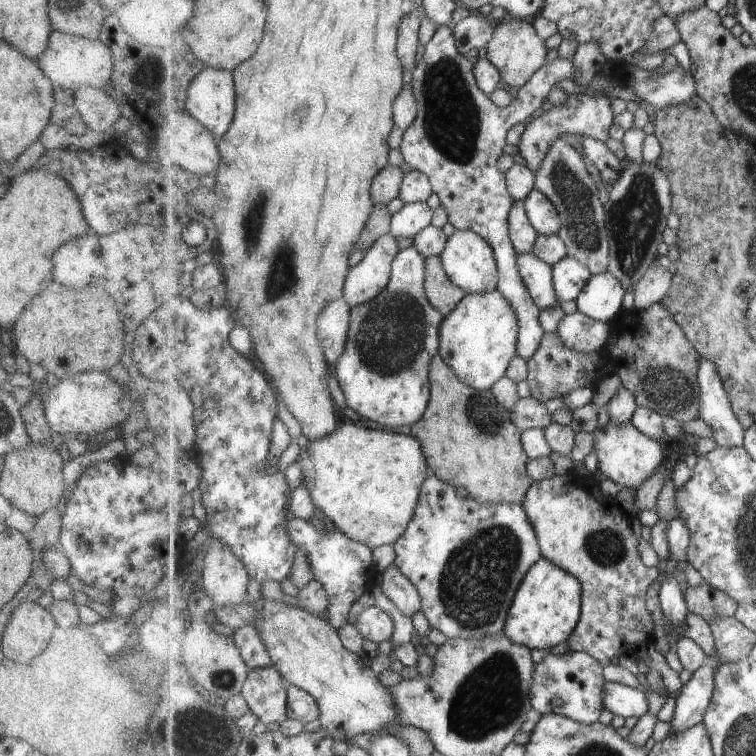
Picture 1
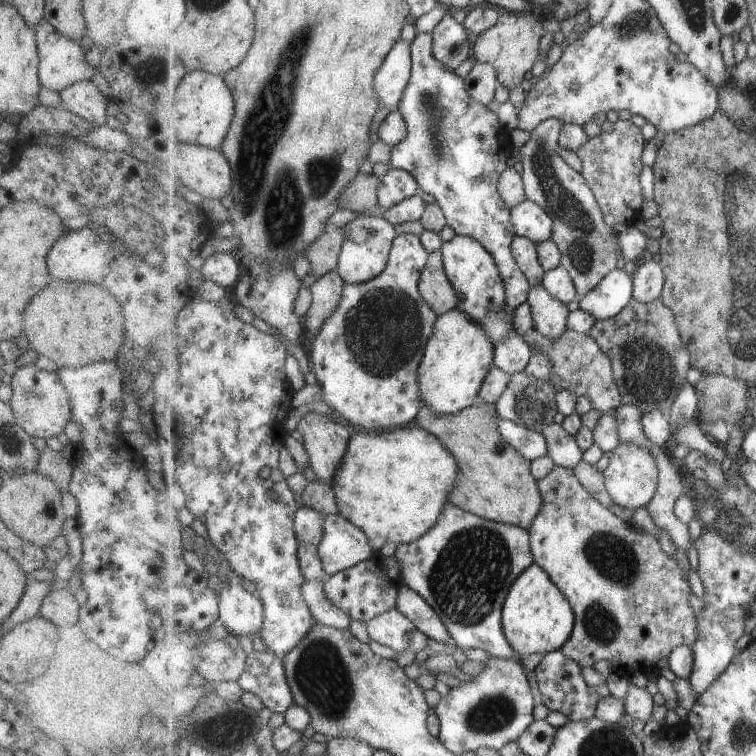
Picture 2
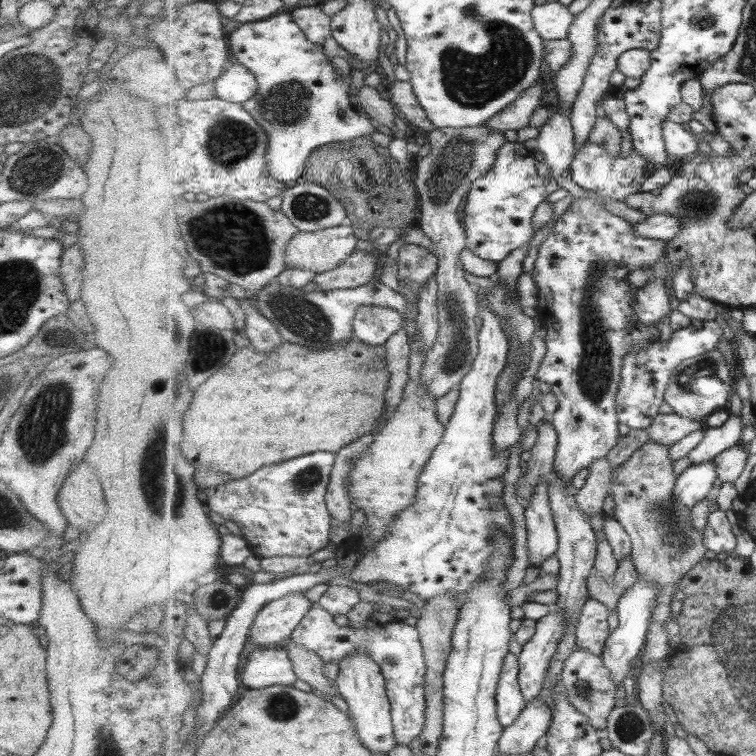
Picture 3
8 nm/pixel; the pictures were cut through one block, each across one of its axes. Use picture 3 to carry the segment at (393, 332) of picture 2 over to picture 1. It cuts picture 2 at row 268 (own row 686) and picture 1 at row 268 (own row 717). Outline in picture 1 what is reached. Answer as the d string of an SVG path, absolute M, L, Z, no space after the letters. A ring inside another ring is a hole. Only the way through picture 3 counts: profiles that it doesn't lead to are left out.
M415 246L400 250L392 264L392 279L375 300L352 308L347 346L332 368L347 405L361 417L388 428L410 426L423 418L432 398L432 360L440 352L440 330L444 313L439 312L427 296L426 256Z

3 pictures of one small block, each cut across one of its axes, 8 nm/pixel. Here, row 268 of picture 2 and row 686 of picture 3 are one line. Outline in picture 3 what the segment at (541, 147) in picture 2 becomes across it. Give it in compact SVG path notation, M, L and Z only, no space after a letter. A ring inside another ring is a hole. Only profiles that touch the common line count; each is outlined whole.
M581 646L577 647L575 654L565 662L565 669L560 678L568 688L569 700L591 720L591 724L602 733L608 728L611 712L617 706L617 686L610 677L611 671L605 667L602 656L587 652Z

